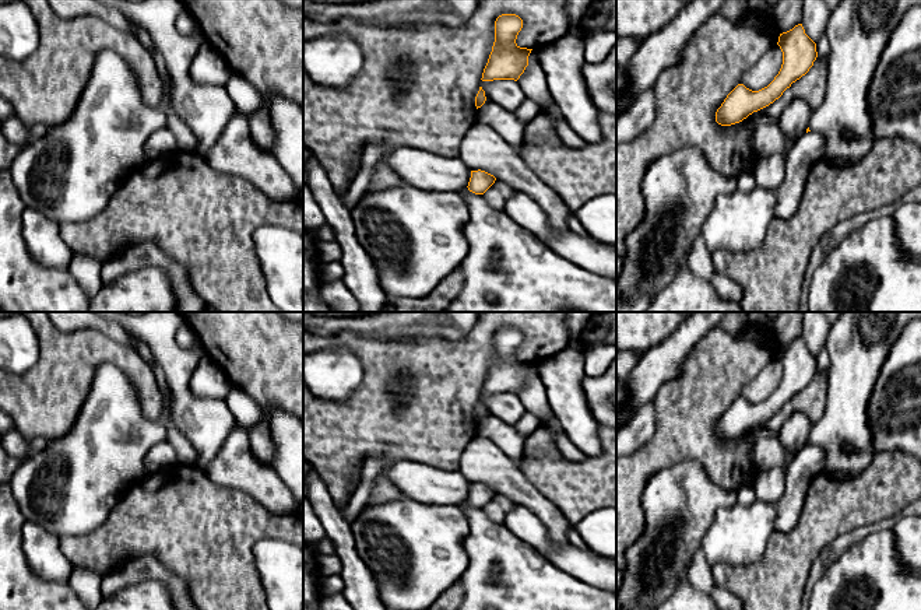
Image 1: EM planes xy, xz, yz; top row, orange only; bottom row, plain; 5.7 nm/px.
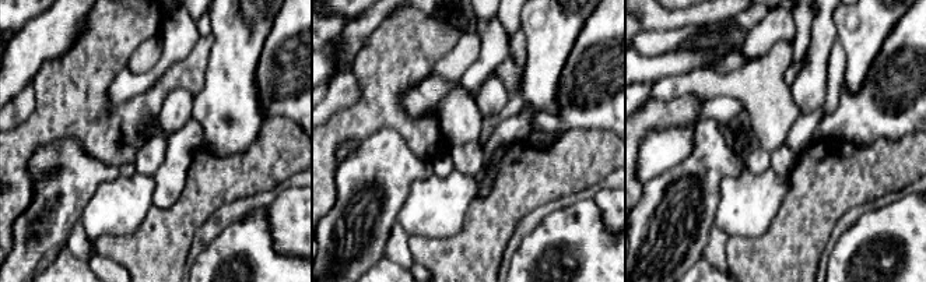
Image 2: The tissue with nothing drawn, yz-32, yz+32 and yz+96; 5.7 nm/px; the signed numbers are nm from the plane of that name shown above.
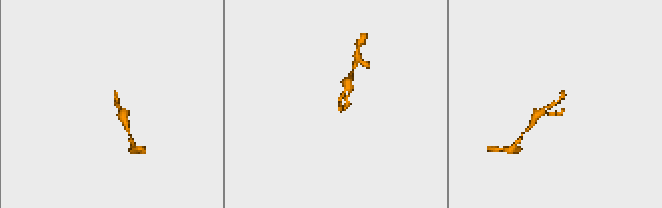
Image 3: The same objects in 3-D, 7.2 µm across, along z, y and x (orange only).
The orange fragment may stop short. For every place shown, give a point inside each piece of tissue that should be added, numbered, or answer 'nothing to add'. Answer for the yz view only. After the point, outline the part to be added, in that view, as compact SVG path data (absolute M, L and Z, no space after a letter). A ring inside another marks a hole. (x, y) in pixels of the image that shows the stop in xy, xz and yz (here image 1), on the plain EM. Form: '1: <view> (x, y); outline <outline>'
1: yz (858, 343); outline M843 312L830 326L825 347L830 360L825 410L808 441L826 452L825 471L836 480L860 476L876 456L868 404L886 357L903 327L921 312Z

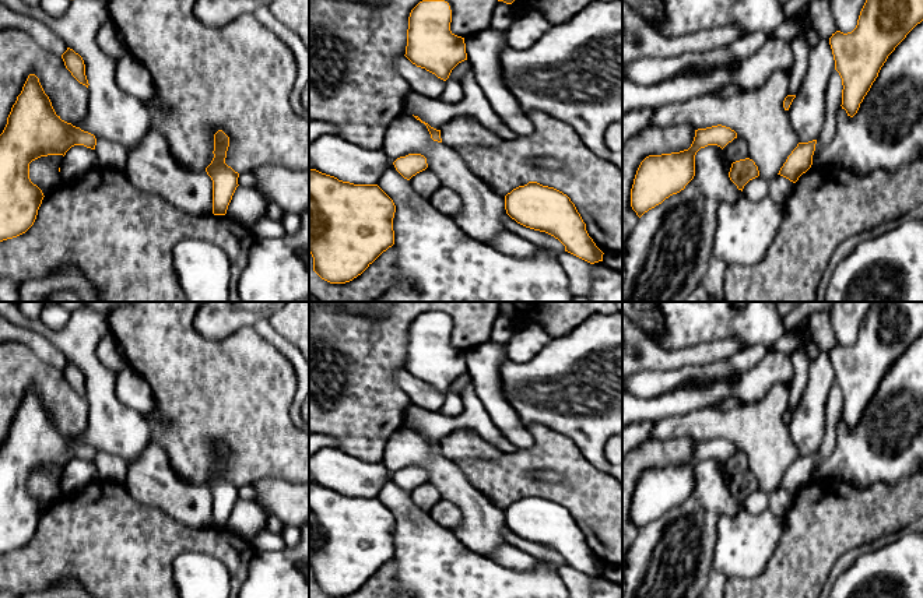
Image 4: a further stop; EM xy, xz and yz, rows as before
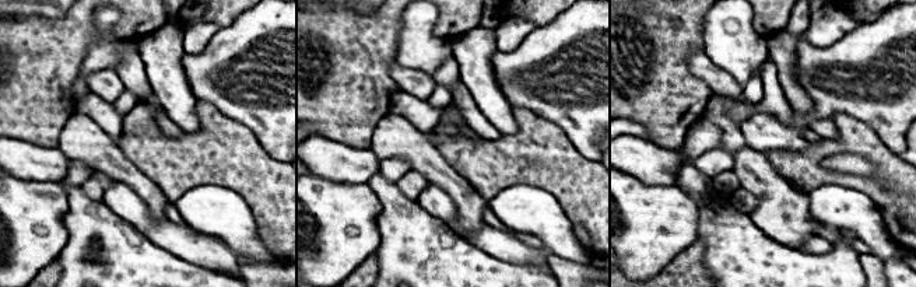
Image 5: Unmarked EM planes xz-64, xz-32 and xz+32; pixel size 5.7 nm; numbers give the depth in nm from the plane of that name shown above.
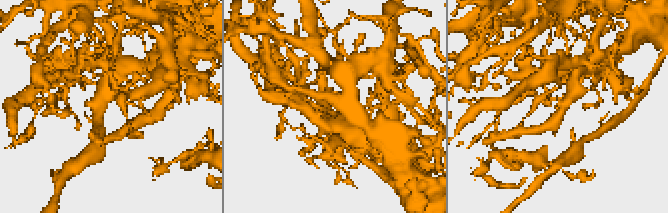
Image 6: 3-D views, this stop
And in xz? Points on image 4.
nothing to add

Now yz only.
nothing to add

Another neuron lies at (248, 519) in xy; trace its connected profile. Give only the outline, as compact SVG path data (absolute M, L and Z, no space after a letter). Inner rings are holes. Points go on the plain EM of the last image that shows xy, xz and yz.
M238 499L225 528L253 544L257 534L267 528L266 514L257 503Z

